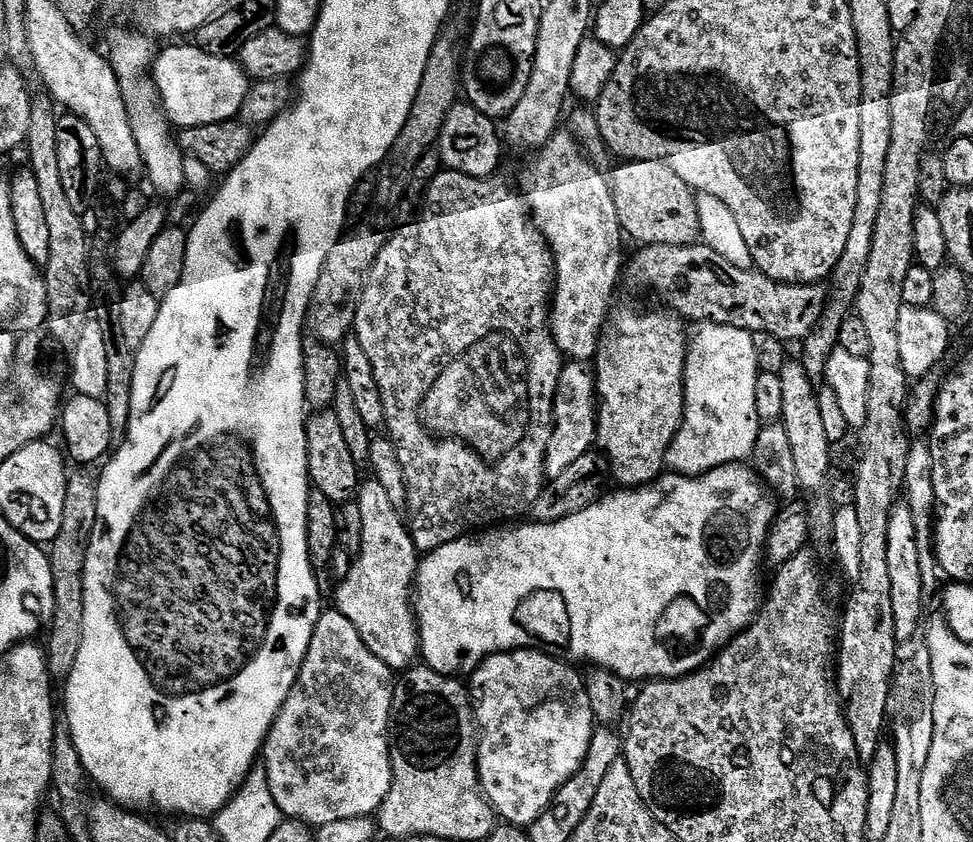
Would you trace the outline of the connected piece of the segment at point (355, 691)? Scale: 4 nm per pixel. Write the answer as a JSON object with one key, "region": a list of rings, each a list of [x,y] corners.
{"region":[[[338,610],[321,611],[318,622],[314,626],[312,645],[306,650],[306,658],[302,662],[300,671],[296,673],[296,681],[286,698],[280,712],[276,715],[272,727],[264,737],[262,749],[262,767],[268,772],[270,782],[270,794],[274,794],[274,802],[278,802],[281,813],[285,817],[295,818],[309,826],[321,826],[326,823],[338,822],[339,820],[368,818],[375,813],[383,804],[386,794],[392,785],[392,755],[388,752],[388,719],[392,709],[392,690],[394,687],[393,669],[387,668],[380,659],[373,654],[362,642],[358,630],[350,626],[350,622]]]}

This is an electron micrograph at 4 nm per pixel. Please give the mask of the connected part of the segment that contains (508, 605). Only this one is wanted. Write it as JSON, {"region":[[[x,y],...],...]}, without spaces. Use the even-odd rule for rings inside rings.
{"region":[[[737,462],[735,464],[722,464],[719,468],[708,468],[701,474],[701,476],[690,476],[687,474],[680,474],[681,476],[668,476],[669,474],[664,474],[659,477],[655,482],[643,487],[643,488],[633,488],[631,490],[616,490],[616,493],[613,496],[605,495],[603,498],[596,501],[596,503],[592,504],[586,510],[582,510],[578,514],[570,514],[570,518],[562,518],[562,522],[552,522],[550,524],[538,524],[535,522],[527,522],[528,524],[520,524],[524,522],[516,522],[511,526],[492,526],[487,530],[477,531],[475,534],[465,534],[463,536],[458,537],[456,540],[452,540],[449,544],[443,544],[441,548],[435,548],[433,552],[427,553],[419,561],[418,567],[416,569],[416,579],[414,581],[414,616],[418,621],[418,637],[420,639],[420,647],[418,649],[419,655],[424,656],[423,663],[435,670],[435,672],[440,672],[444,676],[455,677],[456,672],[464,672],[467,673],[469,670],[476,667],[477,664],[481,664],[487,656],[492,656],[496,652],[510,652],[517,648],[531,648],[533,647],[534,640],[532,640],[532,636],[537,636],[538,639],[541,640],[539,643],[544,646],[552,646],[548,644],[556,644],[555,651],[560,654],[564,654],[564,651],[568,648],[568,636],[564,632],[568,632],[572,628],[572,632],[576,637],[572,640],[572,652],[577,656],[578,659],[584,660],[592,660],[593,665],[602,667],[602,668],[611,668],[613,672],[616,673],[617,676],[621,678],[629,678],[628,676],[632,676],[635,672],[641,672],[642,675],[648,676],[644,678],[675,678],[678,676],[684,676],[687,672],[693,672],[697,668],[701,667],[702,659],[700,660],[700,655],[703,654],[704,648],[709,654],[715,653],[717,649],[719,649],[722,645],[726,644],[728,640],[732,638],[737,632],[744,631],[745,628],[748,627],[749,624],[756,617],[756,613],[760,610],[760,605],[762,603],[762,588],[760,592],[760,576],[756,571],[759,570],[760,564],[759,560],[762,560],[762,549],[765,547],[766,541],[768,539],[768,529],[771,528],[772,522],[774,519],[774,507],[772,508],[772,504],[768,501],[769,493],[766,491],[765,485],[761,483],[758,479],[757,473],[753,471],[751,467],[745,466],[743,463]],[[700,488],[708,488],[708,490],[716,490],[718,492],[718,496],[720,498],[724,498],[722,502],[724,504],[730,504],[730,506],[734,506],[734,508],[738,508],[730,518],[726,518],[724,522],[720,522],[718,526],[714,526],[714,530],[718,532],[722,532],[722,558],[718,558],[716,562],[712,562],[710,564],[710,568],[706,568],[708,564],[706,564],[706,558],[704,558],[704,554],[684,554],[684,552],[700,552],[700,542],[688,542],[686,540],[686,546],[684,546],[684,522],[686,522],[686,512],[684,510],[680,510],[678,512],[678,506],[680,504],[684,504],[684,498],[698,498],[700,496]],[[624,627],[628,628],[637,628],[640,631],[640,636],[635,636],[632,632],[624,632]]]}

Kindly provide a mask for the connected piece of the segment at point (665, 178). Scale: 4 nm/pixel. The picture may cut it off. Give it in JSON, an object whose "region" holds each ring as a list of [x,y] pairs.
{"region":[[[630,160],[610,172],[614,210],[618,210],[618,222],[625,237],[633,236],[637,245],[665,244],[666,246],[684,246],[694,244],[701,239],[698,208],[695,205],[697,193],[670,166],[661,160]]]}

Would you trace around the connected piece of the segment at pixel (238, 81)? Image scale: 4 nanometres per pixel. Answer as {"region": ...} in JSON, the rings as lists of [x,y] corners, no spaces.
{"region":[[[180,42],[177,48],[168,48],[164,53],[161,54],[160,57],[156,60],[156,65],[153,68],[150,68],[150,76],[154,81],[157,91],[160,92],[160,103],[163,107],[165,116],[168,117],[169,121],[177,129],[184,129],[190,127],[202,127],[206,126],[210,123],[222,123],[224,121],[235,121],[240,114],[240,107],[242,106],[242,102],[246,98],[246,94],[248,93],[250,87],[250,77],[247,72],[244,71],[243,68],[240,67],[239,63],[235,59],[226,57],[226,56],[215,56],[214,54],[210,54],[209,52],[203,52],[201,48],[197,48],[193,46],[191,43],[182,44],[186,42]]]}

